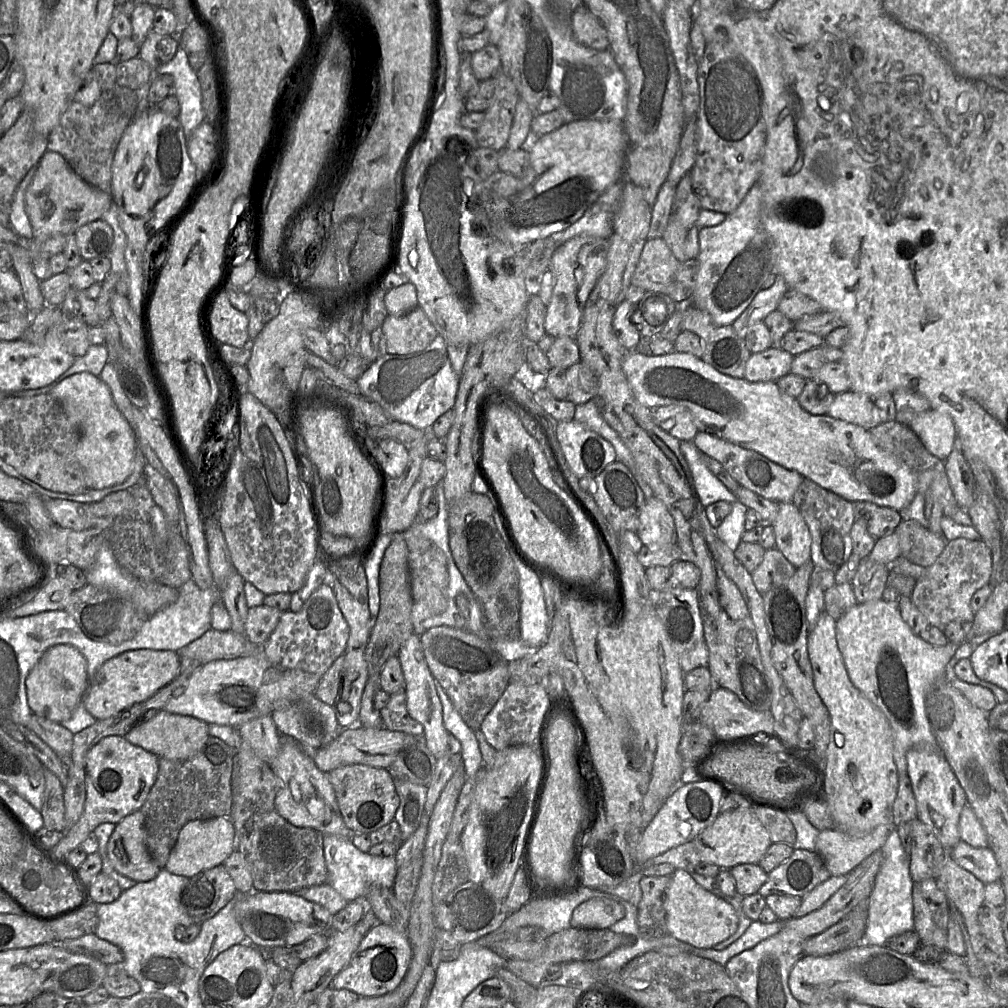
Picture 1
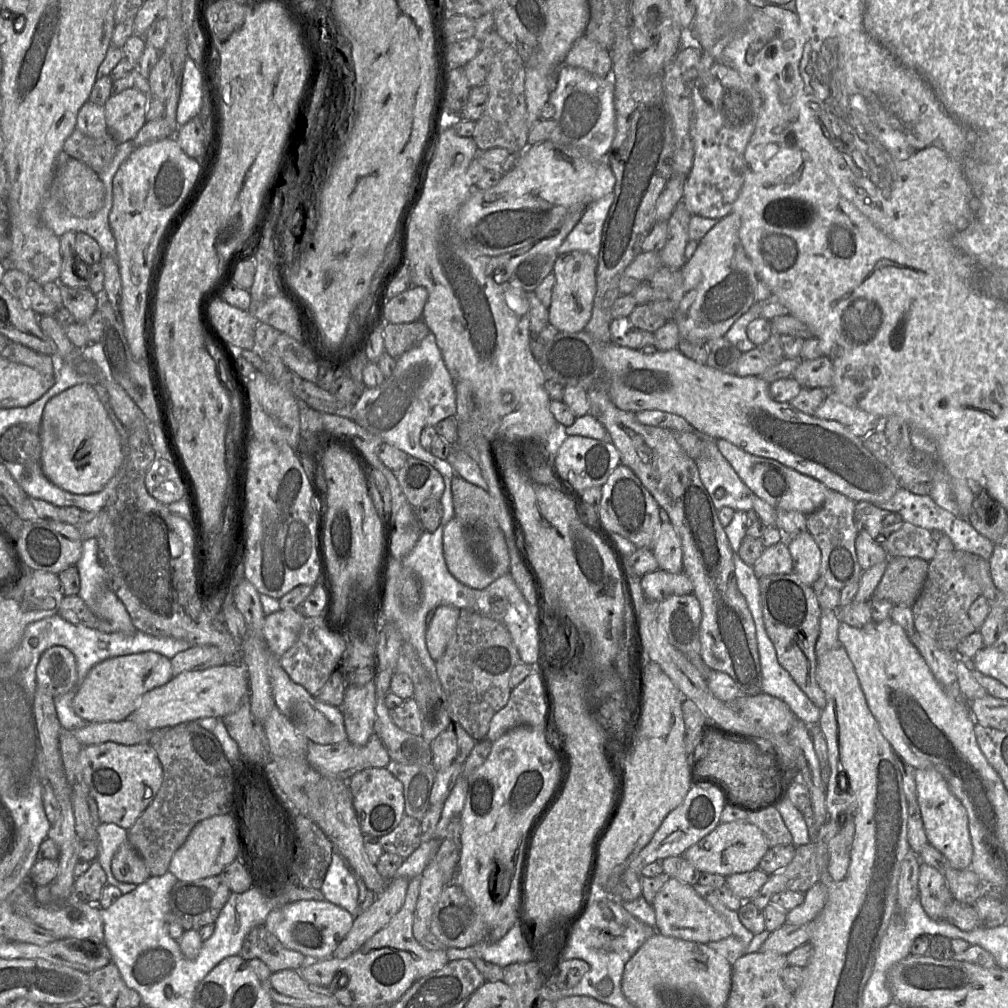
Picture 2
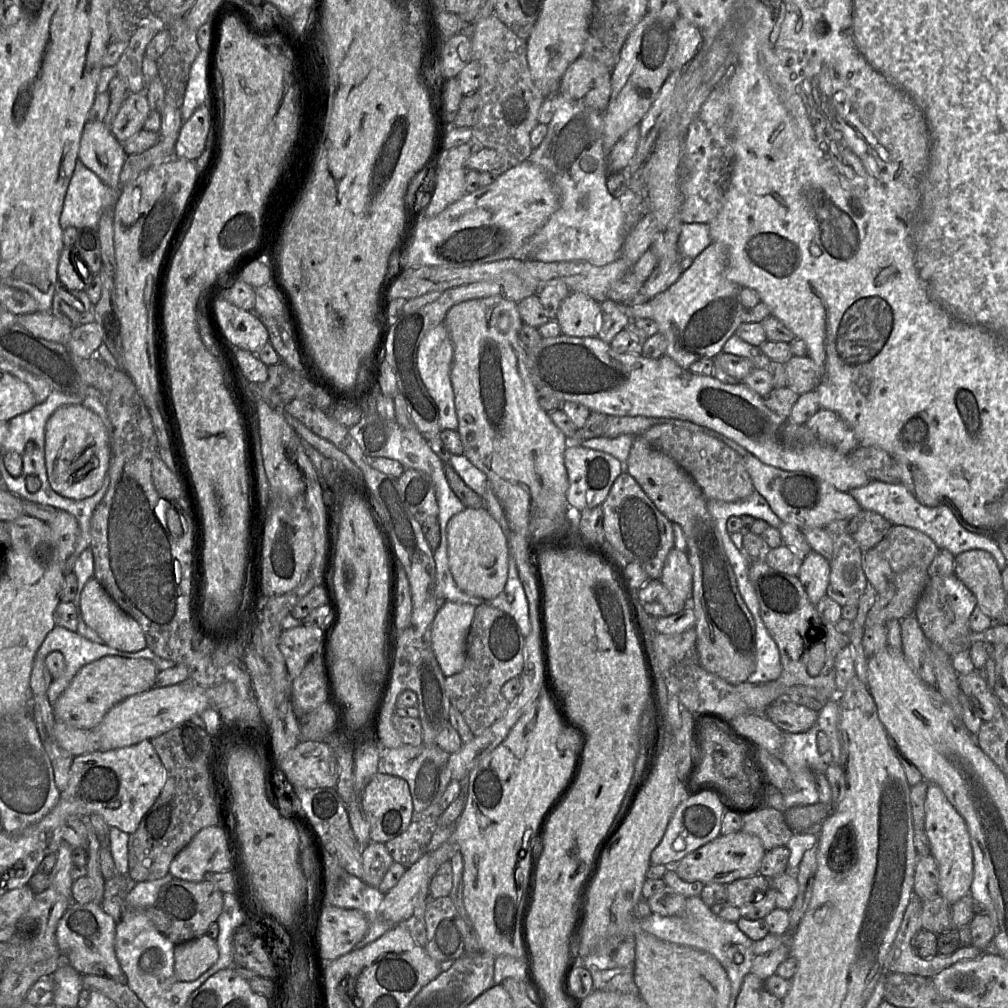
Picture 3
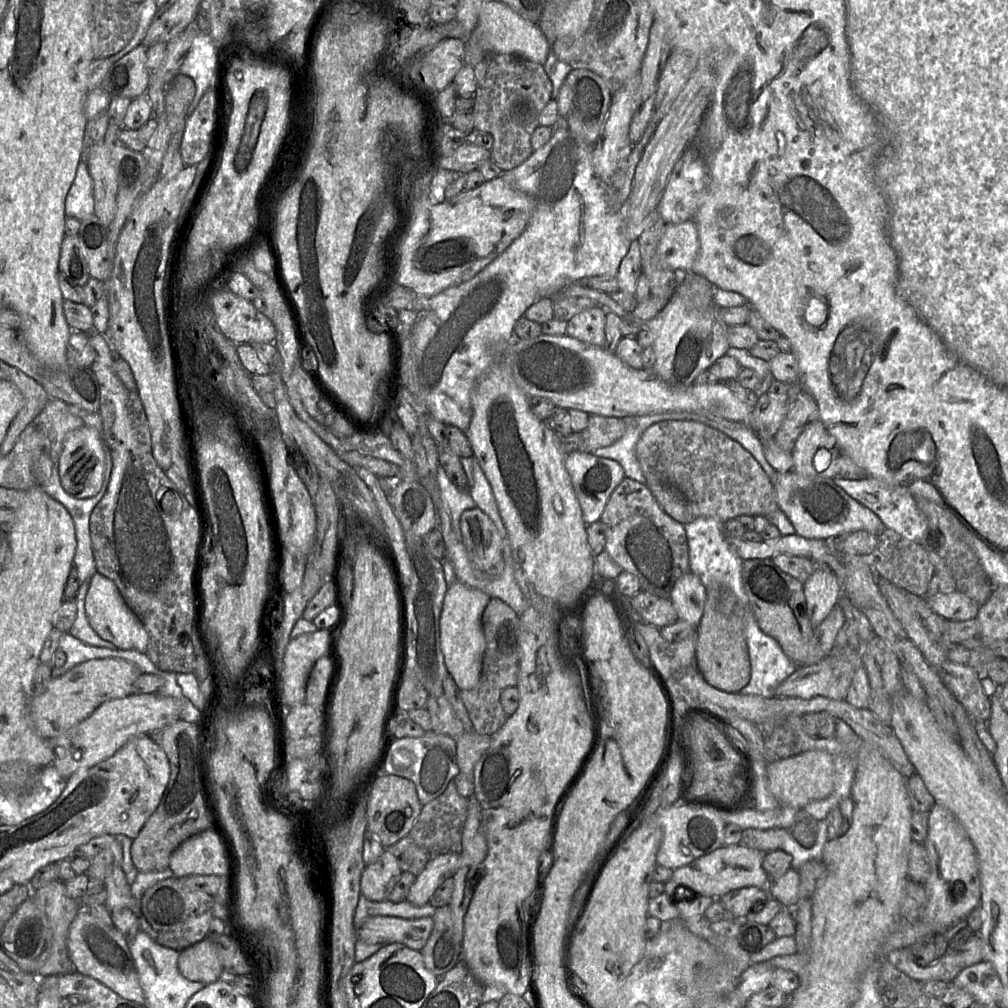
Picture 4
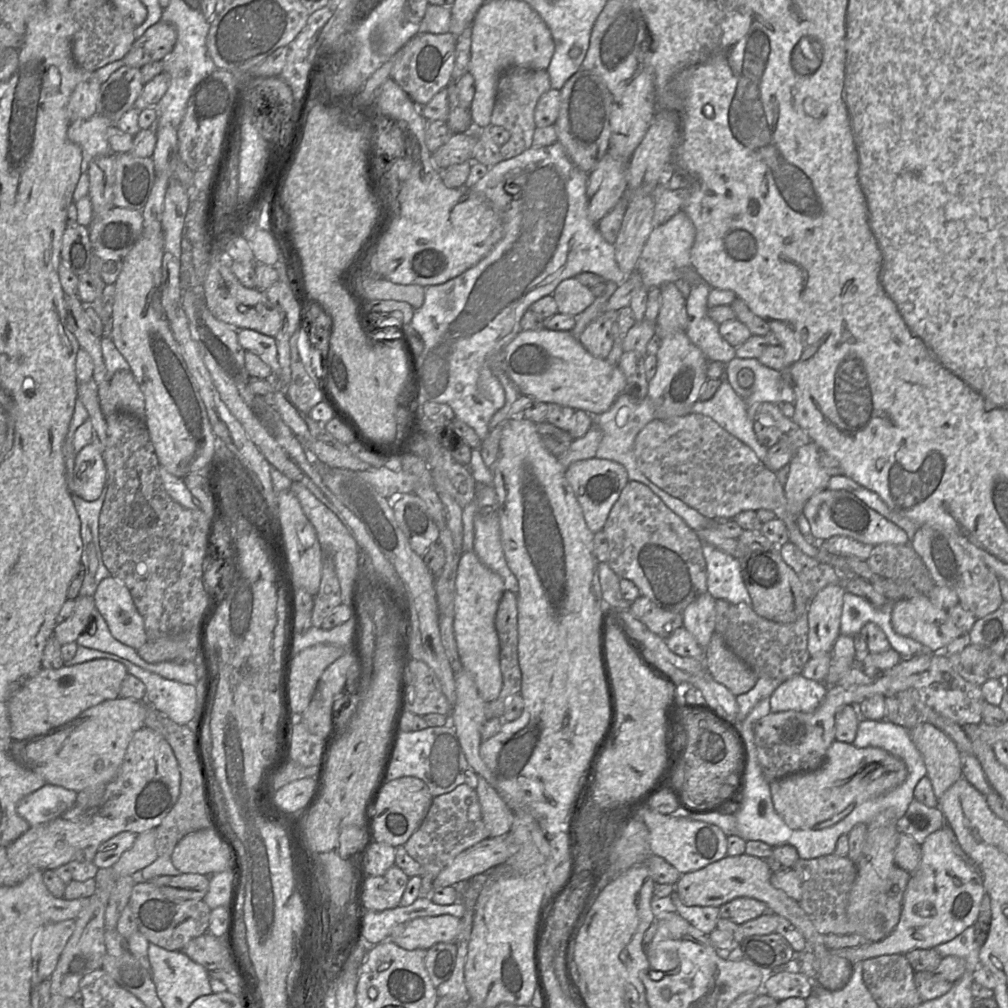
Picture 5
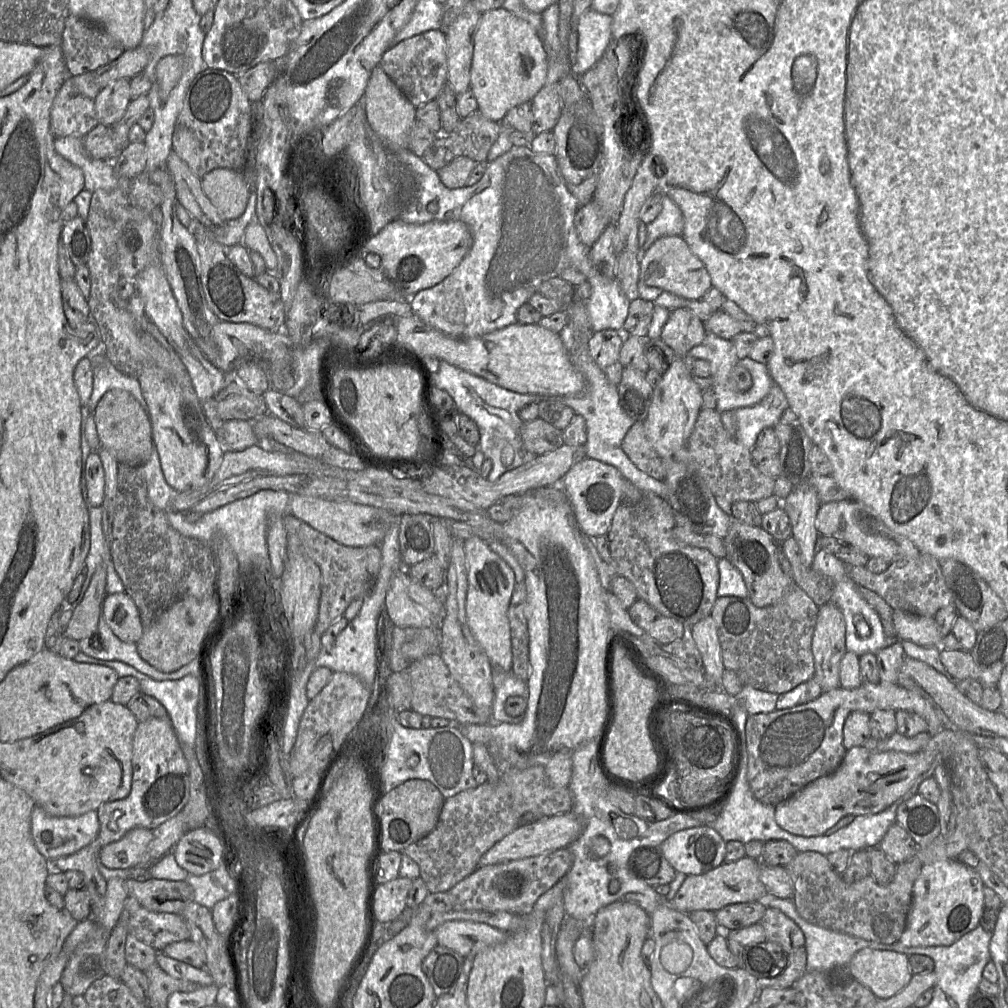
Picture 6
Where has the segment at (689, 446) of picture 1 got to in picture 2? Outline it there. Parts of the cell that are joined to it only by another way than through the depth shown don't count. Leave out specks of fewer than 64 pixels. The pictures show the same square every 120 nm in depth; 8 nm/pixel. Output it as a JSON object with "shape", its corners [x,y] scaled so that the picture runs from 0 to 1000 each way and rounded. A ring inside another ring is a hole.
{"shape":[[[695,438],[695,451],[689,459],[710,506],[717,503],[729,507],[746,506],[748,489],[714,449],[709,438]]]}

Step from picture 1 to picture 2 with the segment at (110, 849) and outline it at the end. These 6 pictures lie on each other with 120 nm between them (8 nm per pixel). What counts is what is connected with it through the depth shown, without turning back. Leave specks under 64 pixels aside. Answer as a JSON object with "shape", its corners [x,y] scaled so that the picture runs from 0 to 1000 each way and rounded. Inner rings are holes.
{"shape":[[[127,834],[119,838],[110,855],[113,870],[124,876],[141,877],[149,866],[138,847]]]}

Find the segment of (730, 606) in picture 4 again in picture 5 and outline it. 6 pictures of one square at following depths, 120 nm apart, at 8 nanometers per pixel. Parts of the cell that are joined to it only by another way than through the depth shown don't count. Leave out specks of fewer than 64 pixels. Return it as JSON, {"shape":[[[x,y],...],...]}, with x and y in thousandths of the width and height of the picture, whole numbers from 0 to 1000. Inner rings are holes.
{"shape":[[[711,627],[698,644],[699,663],[709,676],[718,680],[728,690],[744,686],[751,677],[749,667],[720,640]]]}

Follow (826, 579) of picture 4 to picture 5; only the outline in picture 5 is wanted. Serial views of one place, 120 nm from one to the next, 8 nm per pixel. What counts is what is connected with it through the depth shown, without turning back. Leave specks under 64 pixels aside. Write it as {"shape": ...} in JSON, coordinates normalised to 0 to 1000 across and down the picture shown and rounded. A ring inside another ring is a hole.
{"shape":[[[821,580],[802,599],[802,646],[805,652],[824,648],[834,629],[834,609],[838,584]]]}

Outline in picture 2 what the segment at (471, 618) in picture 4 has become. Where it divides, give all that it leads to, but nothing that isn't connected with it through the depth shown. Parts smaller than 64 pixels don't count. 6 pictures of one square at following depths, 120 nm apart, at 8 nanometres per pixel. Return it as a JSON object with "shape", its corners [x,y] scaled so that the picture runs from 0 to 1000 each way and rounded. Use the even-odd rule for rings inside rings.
{"shape":[[[438,600],[430,606],[423,627],[423,641],[432,657],[441,647],[455,612],[456,604],[447,600]]]}

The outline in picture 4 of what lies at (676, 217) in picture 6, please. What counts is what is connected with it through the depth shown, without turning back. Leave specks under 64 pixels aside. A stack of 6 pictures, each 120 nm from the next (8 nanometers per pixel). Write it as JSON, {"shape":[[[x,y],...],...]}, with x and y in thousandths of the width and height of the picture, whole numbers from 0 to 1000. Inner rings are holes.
{"shape":[[[688,218],[661,222],[652,244],[654,263],[661,268],[685,270],[692,248],[693,234]]]}

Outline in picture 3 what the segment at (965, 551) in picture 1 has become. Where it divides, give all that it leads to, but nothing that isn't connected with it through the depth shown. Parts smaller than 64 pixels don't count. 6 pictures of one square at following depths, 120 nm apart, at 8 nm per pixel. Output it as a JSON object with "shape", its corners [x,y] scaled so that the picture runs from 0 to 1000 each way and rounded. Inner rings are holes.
{"shape":[[[948,569],[926,571],[923,572],[908,602],[907,610],[921,636],[934,642],[942,651],[946,651],[961,644],[961,631],[964,627],[961,615],[968,601],[967,590]]]}

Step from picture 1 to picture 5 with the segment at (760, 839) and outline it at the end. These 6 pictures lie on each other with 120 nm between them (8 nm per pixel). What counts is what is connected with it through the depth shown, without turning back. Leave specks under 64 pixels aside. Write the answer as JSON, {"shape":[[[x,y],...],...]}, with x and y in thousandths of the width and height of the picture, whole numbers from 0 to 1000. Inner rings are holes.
{"shape":[[[740,846],[732,849],[720,848],[715,853],[705,856],[696,862],[676,867],[670,876],[671,885],[681,899],[714,900],[734,890],[747,891],[761,898],[769,908],[783,913],[797,928],[801,936],[814,936],[814,929],[793,896],[779,885],[769,881],[764,875],[766,865],[761,855]]]}

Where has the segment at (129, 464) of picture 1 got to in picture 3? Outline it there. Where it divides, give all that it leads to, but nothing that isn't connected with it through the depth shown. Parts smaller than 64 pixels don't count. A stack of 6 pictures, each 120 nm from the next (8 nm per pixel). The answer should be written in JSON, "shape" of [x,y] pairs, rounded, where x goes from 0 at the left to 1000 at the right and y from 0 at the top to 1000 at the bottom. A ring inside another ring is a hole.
{"shape":[[[81,401],[58,405],[46,420],[44,447],[48,477],[59,491],[81,496],[100,484],[110,457],[109,432],[91,407]]]}

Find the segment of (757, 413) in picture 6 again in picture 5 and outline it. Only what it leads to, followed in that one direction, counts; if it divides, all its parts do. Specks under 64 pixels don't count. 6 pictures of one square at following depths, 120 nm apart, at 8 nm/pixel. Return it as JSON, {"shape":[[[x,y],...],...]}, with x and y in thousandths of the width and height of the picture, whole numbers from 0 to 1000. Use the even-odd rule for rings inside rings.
{"shape":[[[727,355],[720,362],[720,375],[729,389],[738,396],[743,414],[748,418],[751,404],[757,399],[775,401],[789,399],[786,385],[778,378],[774,368],[757,362],[750,355]],[[735,366],[744,366],[748,371],[748,379],[743,385],[733,383],[731,372]]]}

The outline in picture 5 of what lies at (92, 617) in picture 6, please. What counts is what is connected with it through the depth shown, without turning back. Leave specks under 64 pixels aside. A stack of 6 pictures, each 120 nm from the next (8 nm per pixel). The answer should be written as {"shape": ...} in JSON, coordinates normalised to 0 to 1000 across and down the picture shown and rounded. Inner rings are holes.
{"shape":[[[77,591],[69,612],[55,621],[53,630],[58,637],[61,640],[75,637],[90,616],[90,609],[94,603],[92,591]]]}

